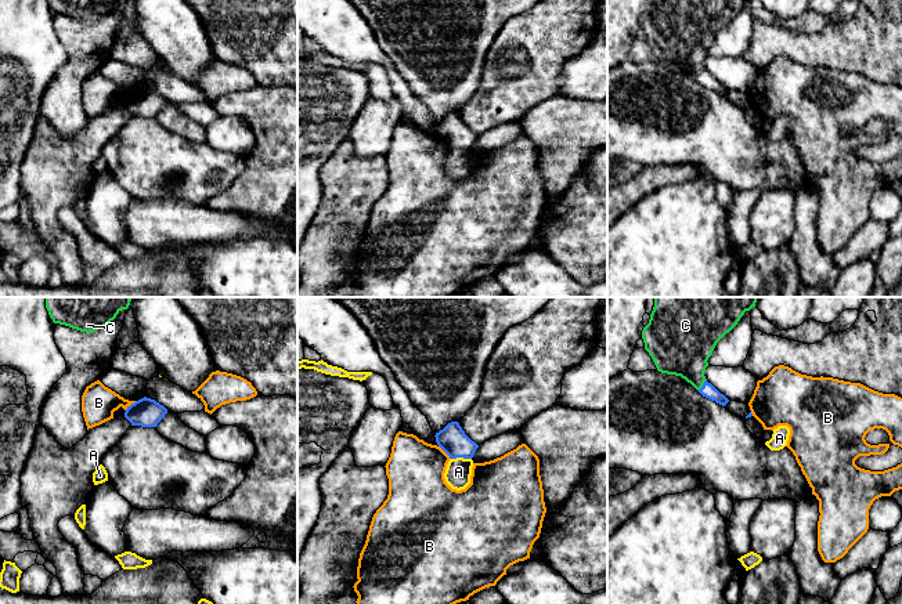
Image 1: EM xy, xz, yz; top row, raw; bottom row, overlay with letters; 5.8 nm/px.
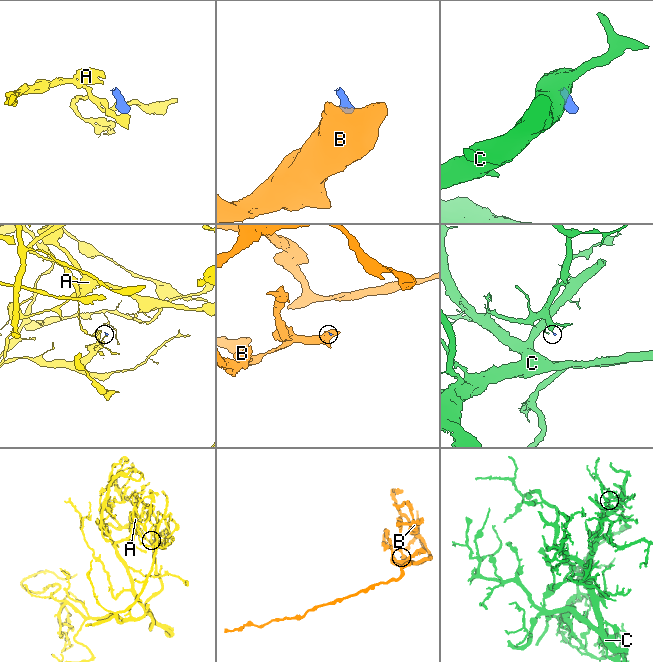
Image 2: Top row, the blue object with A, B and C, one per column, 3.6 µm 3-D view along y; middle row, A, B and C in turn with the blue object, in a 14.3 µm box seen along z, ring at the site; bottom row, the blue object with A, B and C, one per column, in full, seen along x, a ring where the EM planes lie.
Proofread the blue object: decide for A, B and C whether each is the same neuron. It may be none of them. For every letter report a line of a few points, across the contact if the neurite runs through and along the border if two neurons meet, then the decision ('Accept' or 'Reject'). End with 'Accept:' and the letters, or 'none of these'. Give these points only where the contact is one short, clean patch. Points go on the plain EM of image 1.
A: Line: xz (471, 148), (450, 149). Reject
B: Line: xz (439, 136), (450, 148). Reject
C: Line: yz (707, 80), (703, 75), (695, 67), (682, 38). Accept
Accept: C

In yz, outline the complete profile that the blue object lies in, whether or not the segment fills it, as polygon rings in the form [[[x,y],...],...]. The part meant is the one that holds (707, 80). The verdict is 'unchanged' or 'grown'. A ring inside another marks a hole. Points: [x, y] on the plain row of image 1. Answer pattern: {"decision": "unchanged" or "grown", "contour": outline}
{"decision": "grown", "contour": [[[653,0],[642,21],[645,40],[661,64],[675,65],[690,73],[703,87],[725,97],[729,90],[707,72],[704,62],[717,33],[750,0]]]}

